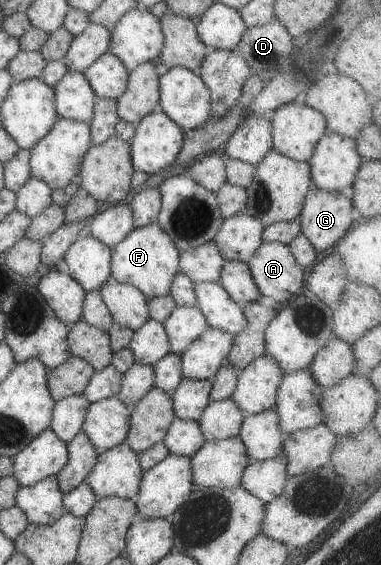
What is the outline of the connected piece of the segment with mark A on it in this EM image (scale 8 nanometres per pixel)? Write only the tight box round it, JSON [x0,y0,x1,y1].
[247,241,307,307]

